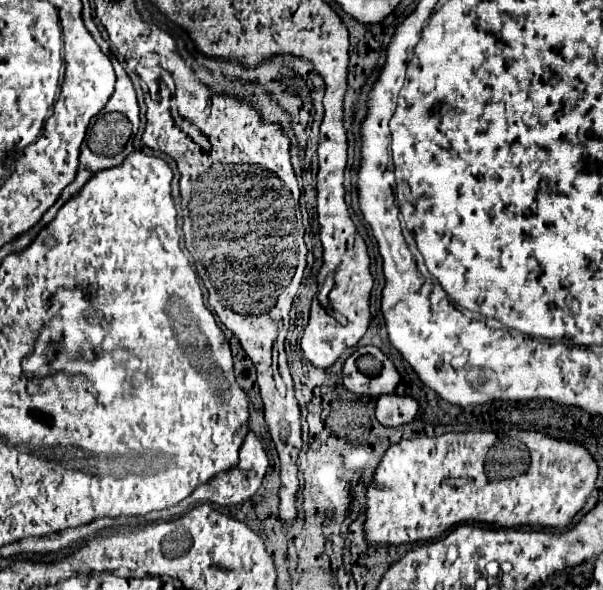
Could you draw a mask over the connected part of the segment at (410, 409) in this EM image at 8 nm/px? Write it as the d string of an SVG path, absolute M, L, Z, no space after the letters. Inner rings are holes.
M385 394L377 400L375 416L383 426L397 428L403 424L409 424L419 412L419 402L411 396L399 396L399 394Z

